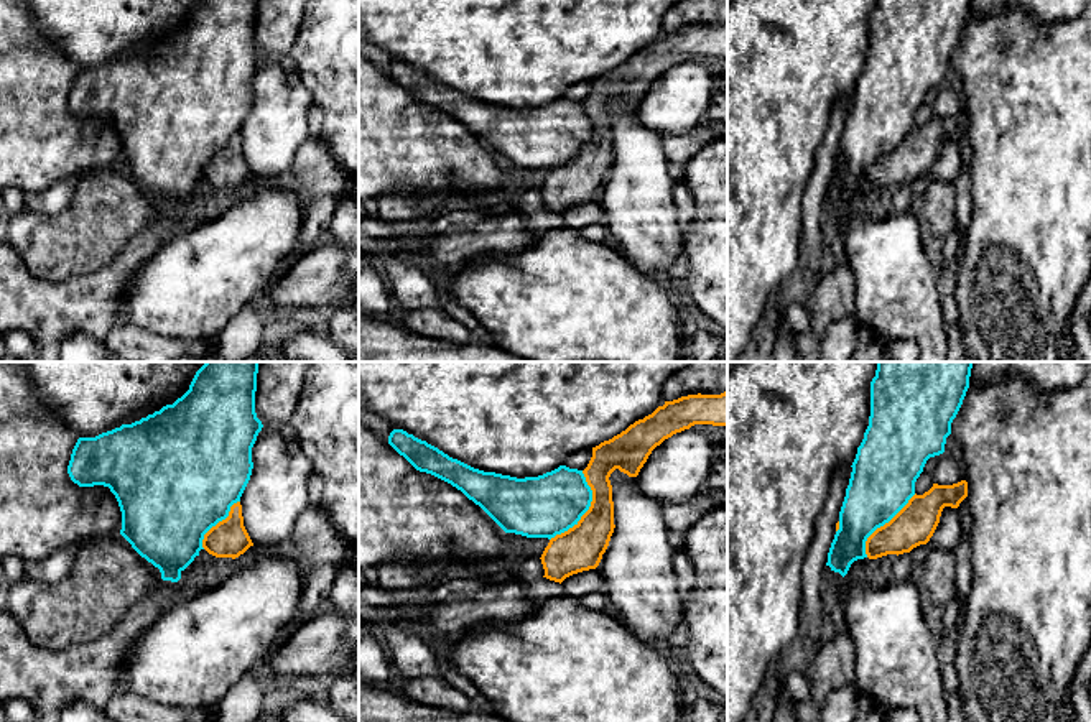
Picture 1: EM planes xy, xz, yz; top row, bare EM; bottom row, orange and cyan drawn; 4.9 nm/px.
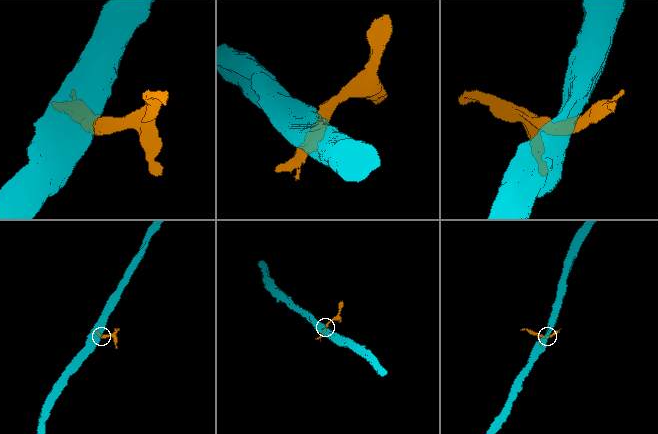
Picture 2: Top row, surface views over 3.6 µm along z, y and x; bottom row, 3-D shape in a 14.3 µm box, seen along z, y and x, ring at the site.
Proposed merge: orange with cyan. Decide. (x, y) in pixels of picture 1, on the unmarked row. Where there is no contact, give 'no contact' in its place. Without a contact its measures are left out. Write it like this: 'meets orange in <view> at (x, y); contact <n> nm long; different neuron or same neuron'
meets orange in xz at (588, 142); contact 380 nm long; different neuron

